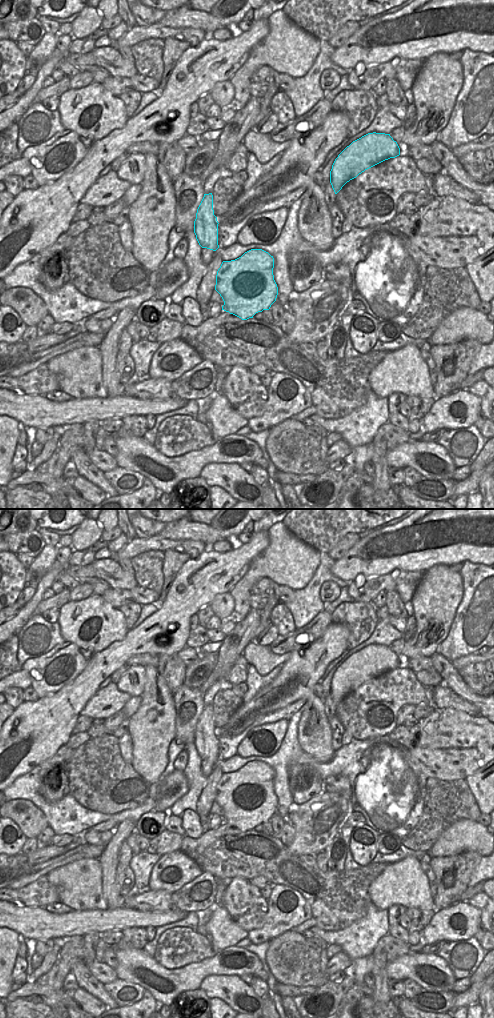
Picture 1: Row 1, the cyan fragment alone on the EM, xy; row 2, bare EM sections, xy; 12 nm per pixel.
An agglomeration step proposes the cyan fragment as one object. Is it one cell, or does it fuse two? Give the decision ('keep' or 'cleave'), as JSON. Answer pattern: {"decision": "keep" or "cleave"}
{"decision": "keep"}

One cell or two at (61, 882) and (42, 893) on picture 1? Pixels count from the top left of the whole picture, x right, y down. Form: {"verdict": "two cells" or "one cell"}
{"verdict": "two cells"}

